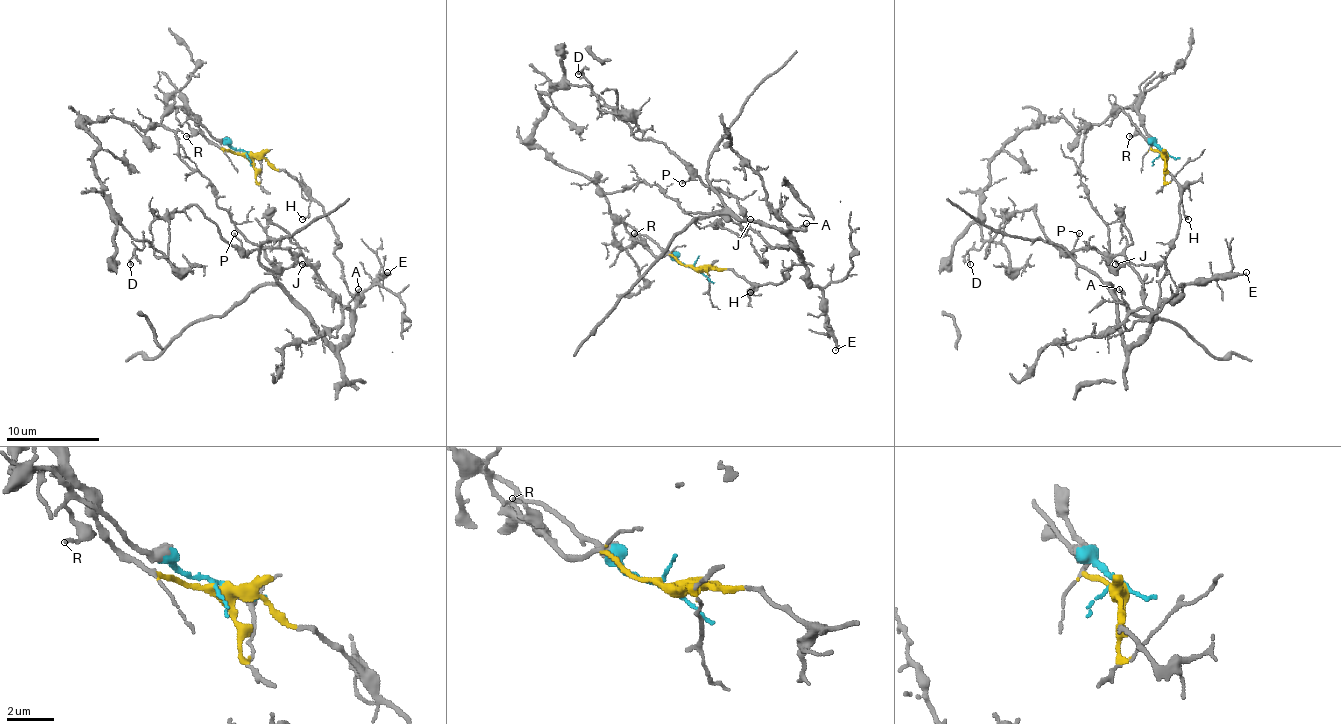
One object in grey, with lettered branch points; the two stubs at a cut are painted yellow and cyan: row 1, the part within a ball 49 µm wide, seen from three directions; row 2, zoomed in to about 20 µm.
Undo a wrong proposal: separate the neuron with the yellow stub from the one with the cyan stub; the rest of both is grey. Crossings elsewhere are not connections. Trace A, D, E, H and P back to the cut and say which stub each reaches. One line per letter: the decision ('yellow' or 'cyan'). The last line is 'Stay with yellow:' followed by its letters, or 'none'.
A: yellow
D: cyan
E: yellow
H: yellow
P: yellow
Stay with yellow: A, E, H, P

